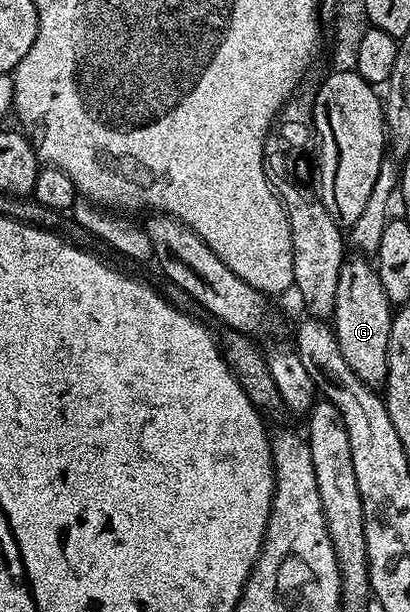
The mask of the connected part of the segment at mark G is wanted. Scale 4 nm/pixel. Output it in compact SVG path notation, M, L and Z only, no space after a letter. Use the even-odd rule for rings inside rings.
M351 256L344 260L341 275L337 279L337 299L333 314L335 338L341 355L345 355L345 363L353 367L353 375L357 375L357 379L361 379L361 383L370 389L378 390L387 384L387 352L393 306L385 295L385 287L381 287L381 279L374 264L366 256Z

